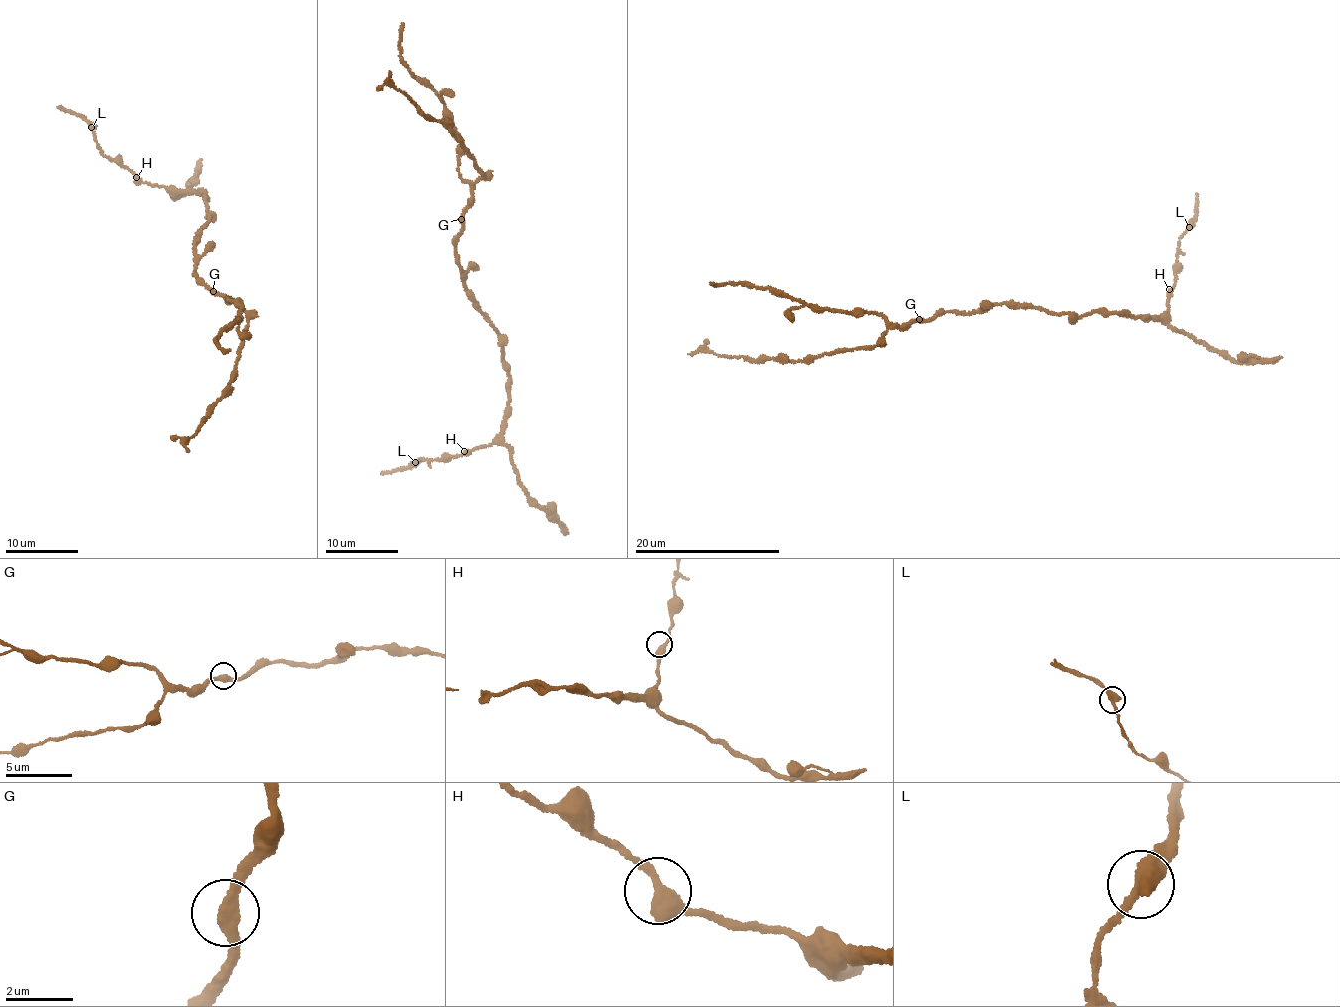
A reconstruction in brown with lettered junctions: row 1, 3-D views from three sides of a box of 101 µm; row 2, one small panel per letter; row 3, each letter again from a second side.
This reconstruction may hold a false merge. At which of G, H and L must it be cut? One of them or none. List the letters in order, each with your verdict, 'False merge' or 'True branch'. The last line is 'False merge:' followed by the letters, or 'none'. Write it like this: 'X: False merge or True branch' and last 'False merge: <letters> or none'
G: True branch
H: True branch
L: False merge
False merge: L

